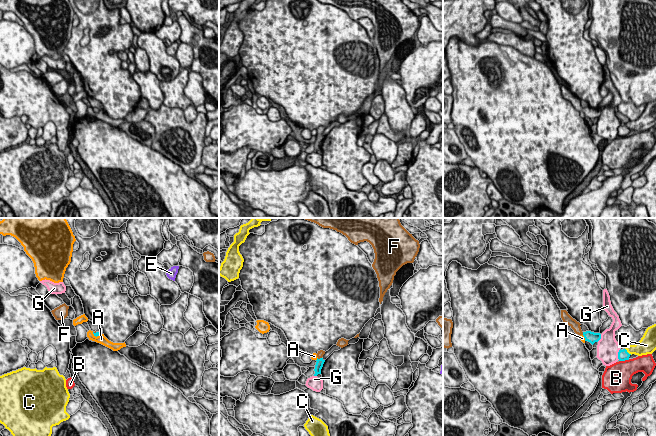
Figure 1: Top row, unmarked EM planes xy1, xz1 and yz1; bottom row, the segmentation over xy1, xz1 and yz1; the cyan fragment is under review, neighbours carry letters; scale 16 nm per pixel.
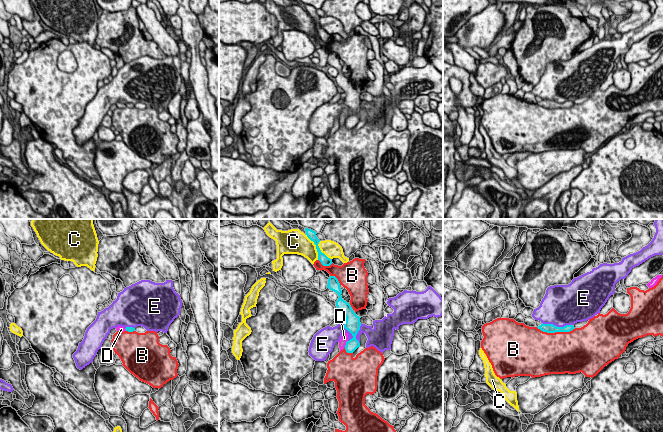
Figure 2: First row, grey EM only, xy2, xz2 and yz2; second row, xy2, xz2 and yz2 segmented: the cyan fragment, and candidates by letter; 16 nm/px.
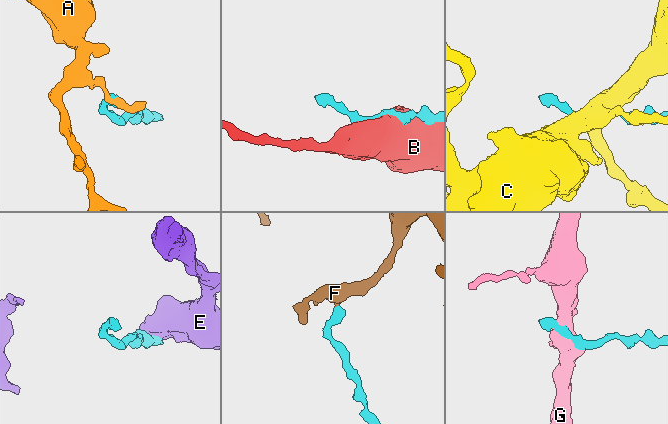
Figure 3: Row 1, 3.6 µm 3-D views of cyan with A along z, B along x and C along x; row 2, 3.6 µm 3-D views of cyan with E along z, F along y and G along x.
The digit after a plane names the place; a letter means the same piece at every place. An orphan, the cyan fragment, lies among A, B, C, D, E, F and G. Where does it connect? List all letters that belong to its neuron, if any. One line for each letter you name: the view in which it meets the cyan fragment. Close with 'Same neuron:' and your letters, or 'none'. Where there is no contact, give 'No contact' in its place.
F: Touches cyan in yz1
Same neuron: F

